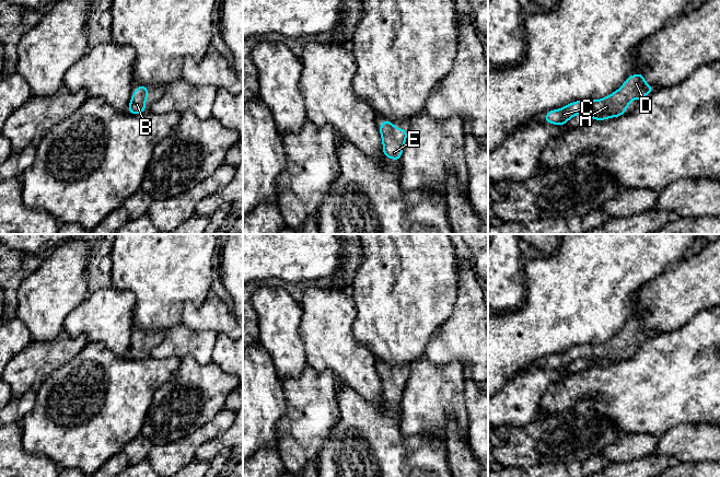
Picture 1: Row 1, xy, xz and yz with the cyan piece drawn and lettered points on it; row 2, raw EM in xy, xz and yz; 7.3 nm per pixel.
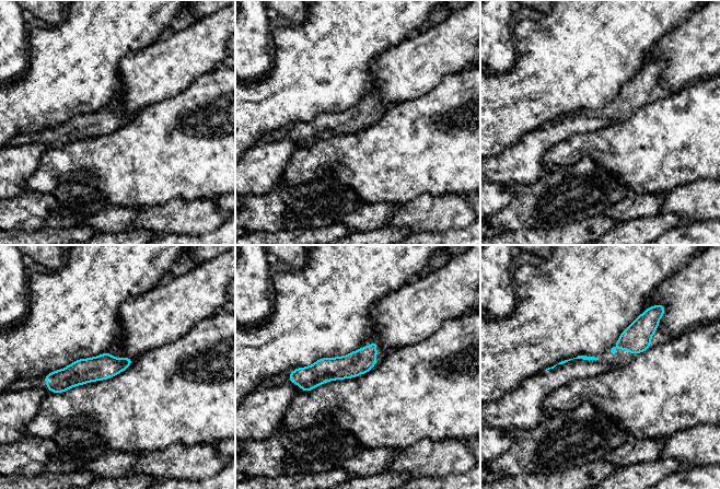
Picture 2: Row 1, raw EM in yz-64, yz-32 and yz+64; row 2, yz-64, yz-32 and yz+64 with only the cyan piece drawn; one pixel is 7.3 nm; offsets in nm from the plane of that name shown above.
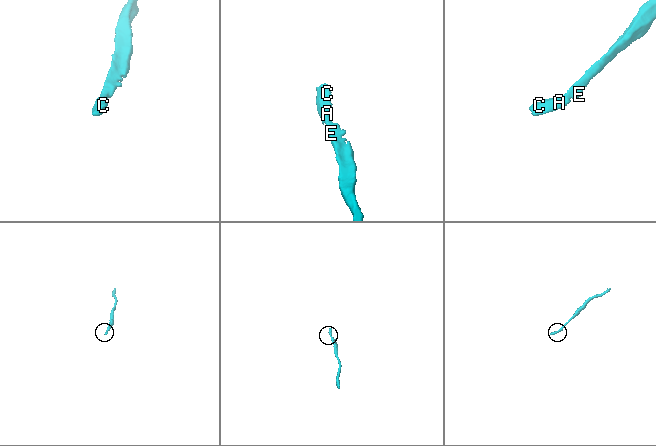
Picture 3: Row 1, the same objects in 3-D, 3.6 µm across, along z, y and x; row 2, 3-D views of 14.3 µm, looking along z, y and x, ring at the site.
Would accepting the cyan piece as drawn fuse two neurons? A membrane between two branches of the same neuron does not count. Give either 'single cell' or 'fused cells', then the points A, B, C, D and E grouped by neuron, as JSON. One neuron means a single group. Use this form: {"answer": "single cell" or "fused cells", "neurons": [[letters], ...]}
{"answer": "single cell", "neurons": [["A", "B", "C", "D", "E"]]}

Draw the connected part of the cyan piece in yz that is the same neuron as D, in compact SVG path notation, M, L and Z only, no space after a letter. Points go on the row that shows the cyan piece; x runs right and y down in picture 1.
M639 72L638 74L631 74L625 80L622 89L616 90L613 94L602 100L572 102L560 109L547 112L543 118L549 124L562 126L571 117L580 113L590 114L592 120L618 117L624 115L632 97L640 101L654 90L655 86L644 83L643 73Z

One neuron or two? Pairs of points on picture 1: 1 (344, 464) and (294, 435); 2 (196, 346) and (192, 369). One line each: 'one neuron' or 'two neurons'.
1: two neurons
2: two neurons

